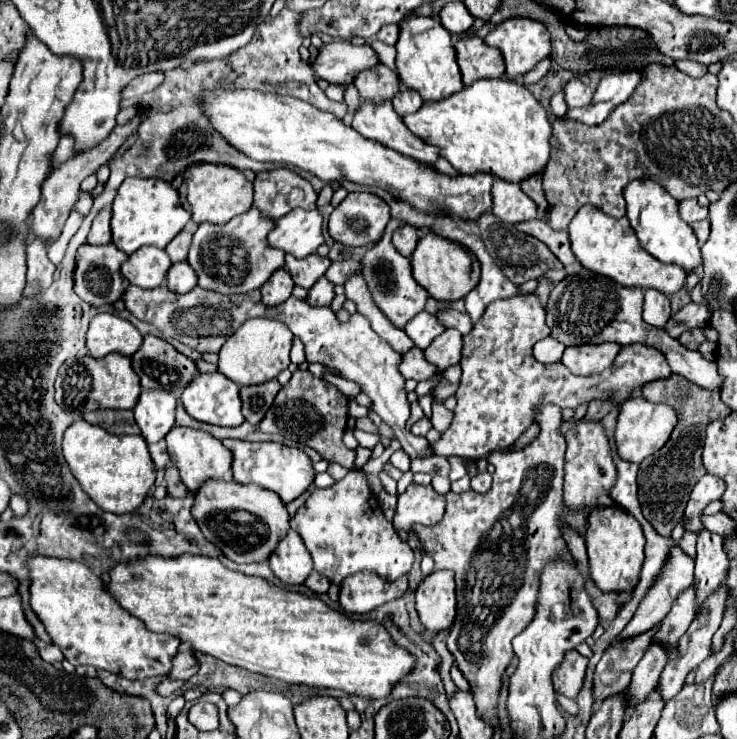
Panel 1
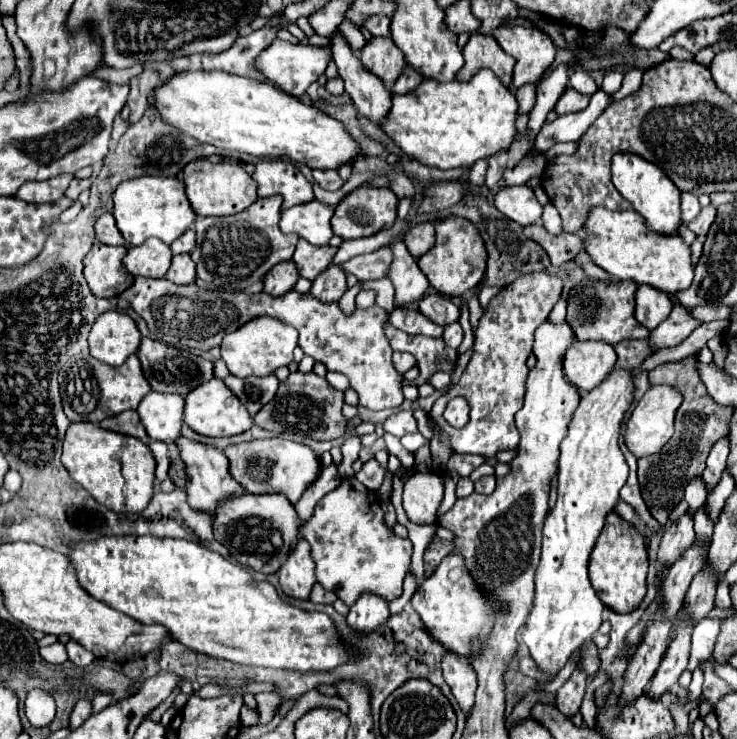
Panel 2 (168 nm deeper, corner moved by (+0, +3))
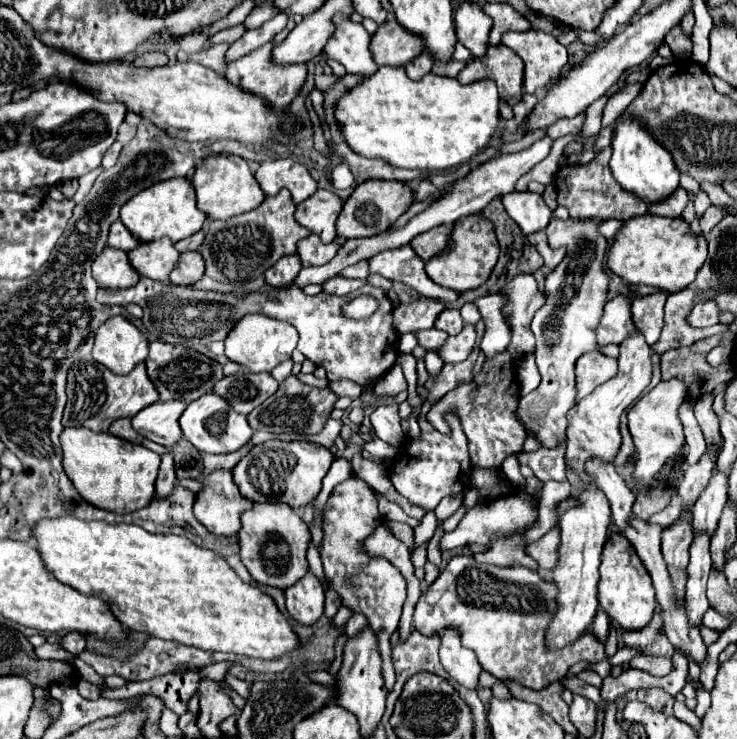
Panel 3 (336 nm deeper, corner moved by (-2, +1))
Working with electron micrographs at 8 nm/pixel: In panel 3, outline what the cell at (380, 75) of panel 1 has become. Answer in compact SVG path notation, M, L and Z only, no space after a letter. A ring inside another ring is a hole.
M389 14L371 40L371 52L379 66L405 66L409 60L423 52L423 40L417 34L407 32L397 24L395 16Z

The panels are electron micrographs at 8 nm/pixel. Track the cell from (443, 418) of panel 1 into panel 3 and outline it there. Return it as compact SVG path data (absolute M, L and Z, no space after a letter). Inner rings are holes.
M465 326L461 334L449 336L443 348L437 352L443 358L443 362L463 362L473 352L475 338L477 338L475 326Z

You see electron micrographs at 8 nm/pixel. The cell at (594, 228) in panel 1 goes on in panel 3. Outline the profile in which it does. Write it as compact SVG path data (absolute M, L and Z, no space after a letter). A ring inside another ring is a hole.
M643 214L625 222L625 226L617 232L609 250L609 268L629 284L647 284L669 292L679 292L695 280L705 258L707 240L703 234L693 234L687 222L673 228L671 220L665 216Z

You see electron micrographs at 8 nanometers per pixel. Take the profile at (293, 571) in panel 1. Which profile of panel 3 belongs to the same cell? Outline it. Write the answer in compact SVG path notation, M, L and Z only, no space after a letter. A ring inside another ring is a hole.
M307 572L297 584L287 588L285 598L289 616L303 626L313 626L323 616L325 590L313 572Z

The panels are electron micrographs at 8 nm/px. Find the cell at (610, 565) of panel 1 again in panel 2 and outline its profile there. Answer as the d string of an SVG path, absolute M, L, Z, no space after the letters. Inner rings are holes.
M609 512L589 558L589 580L601 602L619 614L635 610L639 600L643 600L645 596L647 566L649 560L645 538L637 532L637 528L631 522L623 520L617 512Z

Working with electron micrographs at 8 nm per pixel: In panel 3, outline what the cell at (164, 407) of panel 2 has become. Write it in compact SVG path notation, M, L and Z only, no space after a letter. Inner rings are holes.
M167 400L167 402L155 402L141 412L137 412L131 418L131 426L145 438L171 448L181 440L181 428L179 428L179 416L187 408L187 404L181 404L181 400Z

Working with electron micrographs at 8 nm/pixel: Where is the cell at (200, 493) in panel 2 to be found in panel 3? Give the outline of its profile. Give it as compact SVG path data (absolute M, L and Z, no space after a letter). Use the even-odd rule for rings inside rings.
M215 470L203 478L203 490L195 498L195 518L215 536L237 536L241 530L241 514L253 508L235 486L231 472Z

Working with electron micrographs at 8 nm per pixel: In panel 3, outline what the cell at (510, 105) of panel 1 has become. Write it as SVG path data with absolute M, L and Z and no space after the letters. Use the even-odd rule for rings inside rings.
M381 66L375 74L371 74L369 78L363 78L353 90L349 90L347 94L343 94L337 104L335 104L335 120L341 128L341 134L345 138L345 142L349 144L349 148L363 156L363 158L377 158L377 160L383 160L391 166L399 166L399 168L417 168L417 170L447 170L447 168L453 168L453 166L461 166L461 164L467 164L489 140L491 136L495 134L497 130L497 124L499 124L499 96L497 96L497 86L493 84L493 80L479 80L479 82L473 82L469 86L463 86L457 82L457 78L445 78L445 76L437 76L437 74L425 74L421 80L413 82L405 76L405 68L403 66Z

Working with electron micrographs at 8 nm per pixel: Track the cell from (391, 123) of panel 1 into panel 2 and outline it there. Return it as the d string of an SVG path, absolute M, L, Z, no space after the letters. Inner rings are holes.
M337 34L331 38L331 42L333 60L337 64L339 76L345 82L345 92L351 96L357 112L379 126L383 120L387 120L387 114L391 112L389 90L377 76L363 70L363 64L343 36Z

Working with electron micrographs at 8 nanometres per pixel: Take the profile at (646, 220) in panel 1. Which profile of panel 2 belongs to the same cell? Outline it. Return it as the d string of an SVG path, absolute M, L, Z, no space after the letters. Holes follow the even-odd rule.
M615 154L613 160L613 184L621 192L625 200L631 202L635 212L639 212L645 220L645 226L657 234L663 236L675 236L681 220L681 194L675 190L675 184L669 182L669 178L659 170L657 166L651 166L651 162L643 162L643 158L635 158L635 154Z

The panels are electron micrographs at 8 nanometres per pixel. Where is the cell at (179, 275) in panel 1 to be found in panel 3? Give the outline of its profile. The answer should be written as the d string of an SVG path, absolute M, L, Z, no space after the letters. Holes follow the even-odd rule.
M183 252L171 272L171 282L177 286L193 286L205 274L205 260L199 252Z

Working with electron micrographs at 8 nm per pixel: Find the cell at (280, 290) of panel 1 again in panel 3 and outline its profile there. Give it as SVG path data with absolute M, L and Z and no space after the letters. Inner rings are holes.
M297 254L283 256L281 260L277 260L277 264L273 264L273 268L265 272L265 282L273 288L285 288L293 282L293 276L297 276L299 270L301 270L301 262Z

